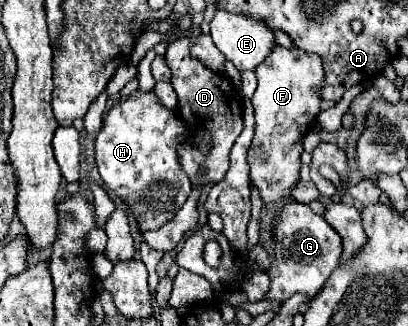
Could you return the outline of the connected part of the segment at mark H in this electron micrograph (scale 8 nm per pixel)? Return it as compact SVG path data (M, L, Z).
M135 91L127 99L117 101L109 113L105 115L103 127L95 139L95 161L99 175L107 189L115 191L123 203L131 209L137 225L141 231L153 231L163 227L167 219L175 217L175 211L187 201L187 195L191 193L191 181L185 175L185 171L179 165L177 149L187 143L187 127L183 119L179 117L177 109L169 109L159 103L155 91Z

